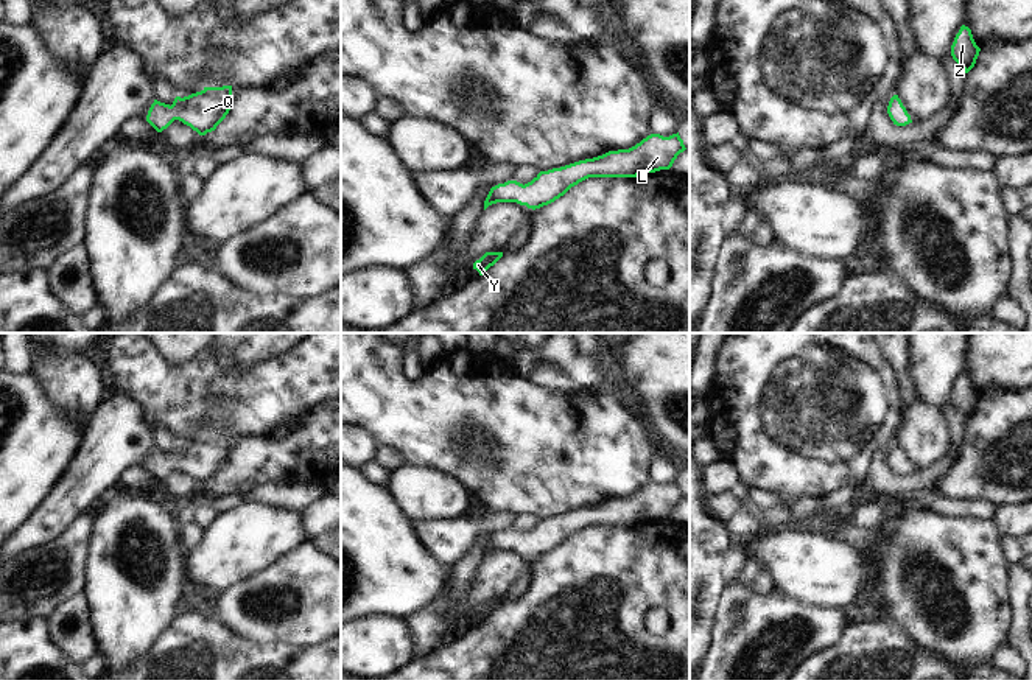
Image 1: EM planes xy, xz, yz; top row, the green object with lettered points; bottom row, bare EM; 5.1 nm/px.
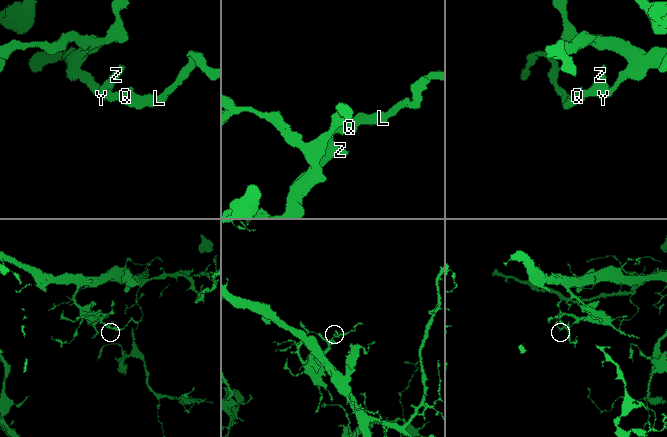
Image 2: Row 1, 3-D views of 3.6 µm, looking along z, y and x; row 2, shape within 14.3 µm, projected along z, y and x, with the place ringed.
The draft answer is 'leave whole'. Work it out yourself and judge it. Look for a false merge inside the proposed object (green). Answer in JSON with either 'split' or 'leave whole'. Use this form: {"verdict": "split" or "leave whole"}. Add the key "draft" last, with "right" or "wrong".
{"verdict": "leave whole", "draft": "right"}

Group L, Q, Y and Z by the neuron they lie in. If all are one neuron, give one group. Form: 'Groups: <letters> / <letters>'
Groups: L Q Y Z

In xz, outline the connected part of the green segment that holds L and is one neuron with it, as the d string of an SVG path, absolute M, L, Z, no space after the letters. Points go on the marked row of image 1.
M679 132L669 137L651 134L629 149L609 151L593 159L540 171L525 185L517 181L498 184L490 188L484 210L497 202L517 202L535 210L554 202L588 177L637 177L669 170L685 149Z

